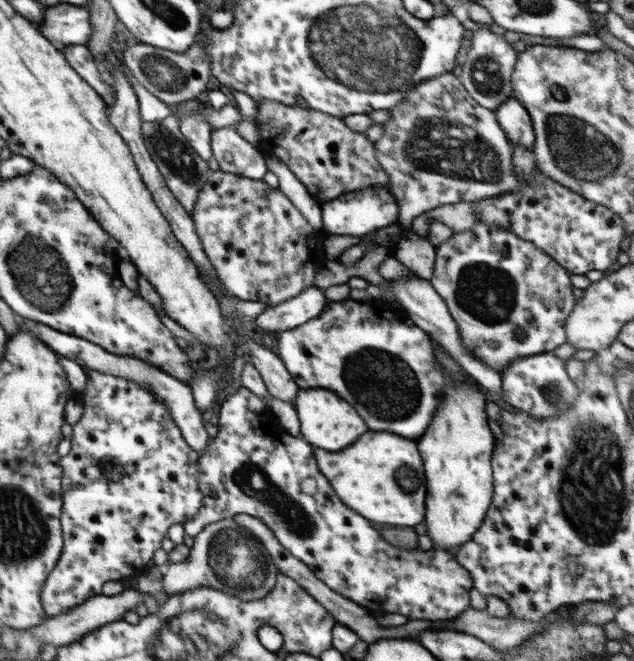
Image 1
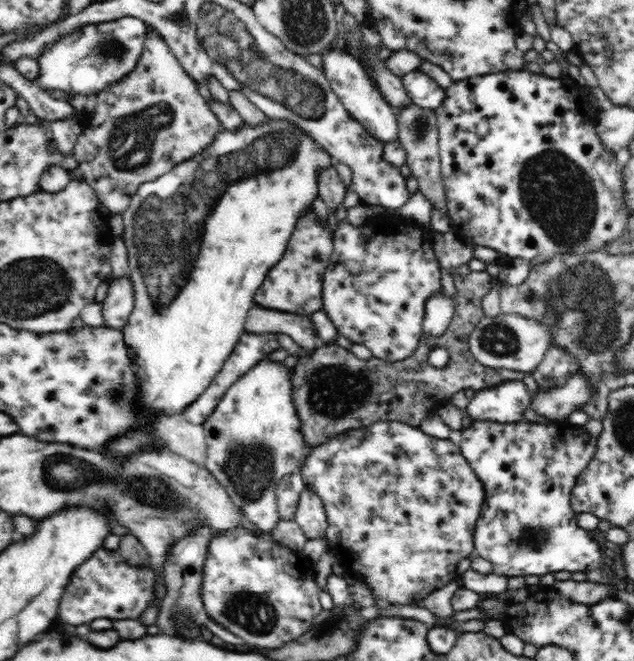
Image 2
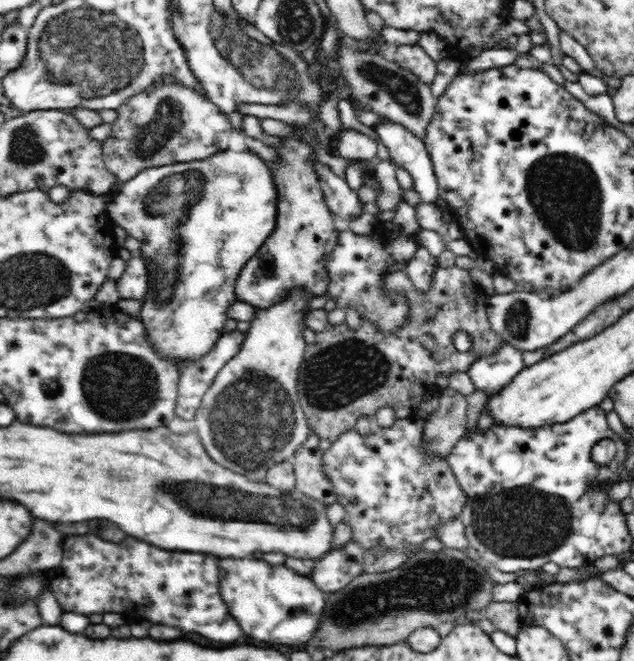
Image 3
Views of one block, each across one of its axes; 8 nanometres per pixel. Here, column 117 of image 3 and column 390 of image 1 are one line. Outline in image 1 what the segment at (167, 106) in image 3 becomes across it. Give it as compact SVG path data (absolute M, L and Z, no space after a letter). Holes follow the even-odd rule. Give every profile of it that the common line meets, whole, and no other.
M452 71L418 84L398 106L388 111L390 118L382 124L384 134L374 145L398 202L398 224L401 226L409 225L416 216L442 205L475 202L524 187L524 182L514 174L511 142L498 124L495 112L480 106Z

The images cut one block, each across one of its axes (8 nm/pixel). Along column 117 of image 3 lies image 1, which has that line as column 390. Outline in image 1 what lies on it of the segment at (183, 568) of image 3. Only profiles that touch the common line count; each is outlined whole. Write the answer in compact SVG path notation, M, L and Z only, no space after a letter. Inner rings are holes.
M240 387L234 394L228 395L220 404L217 404L216 412L218 414L218 433L217 436L208 440L208 446L206 446L206 452L200 454L200 487L201 491L205 493L205 504L201 507L201 510L194 520L190 520L188 523L184 523L185 533L189 537L196 536L206 525L210 523L218 522L222 519L228 519L233 517L234 514L249 514L254 518L259 518L261 521L274 533L274 536L278 539L278 542L290 551L290 555L298 558L302 563L306 564L313 574L316 575L324 584L328 585L330 589L334 590L338 594L345 596L346 598L356 602L361 607L364 607L374 614L402 614L408 619L412 620L428 620L428 621L450 621L456 618L458 614L462 614L468 607L472 606L470 600L470 590L474 586L474 580L472 575L462 567L461 564L455 560L454 552L449 550L437 550L431 548L430 550L421 549L402 549L393 546L386 541L386 538L378 532L373 524L370 524L369 520L358 516L358 512L354 512L352 508L347 507L340 497L336 495L330 481L322 474L317 460L314 456L314 450L312 445L306 442L301 436L292 436L283 428L280 428L275 422L275 418L269 412L266 404L261 398L258 398L250 389Z

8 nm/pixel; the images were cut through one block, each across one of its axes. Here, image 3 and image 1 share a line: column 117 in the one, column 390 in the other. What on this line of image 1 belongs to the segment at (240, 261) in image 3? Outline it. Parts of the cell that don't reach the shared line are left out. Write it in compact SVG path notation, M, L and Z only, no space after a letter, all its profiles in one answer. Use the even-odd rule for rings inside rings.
M382 186L362 188L362 190L350 191L341 194L334 200L321 204L322 222L327 235L364 236L372 231L398 223L400 208L391 188Z

